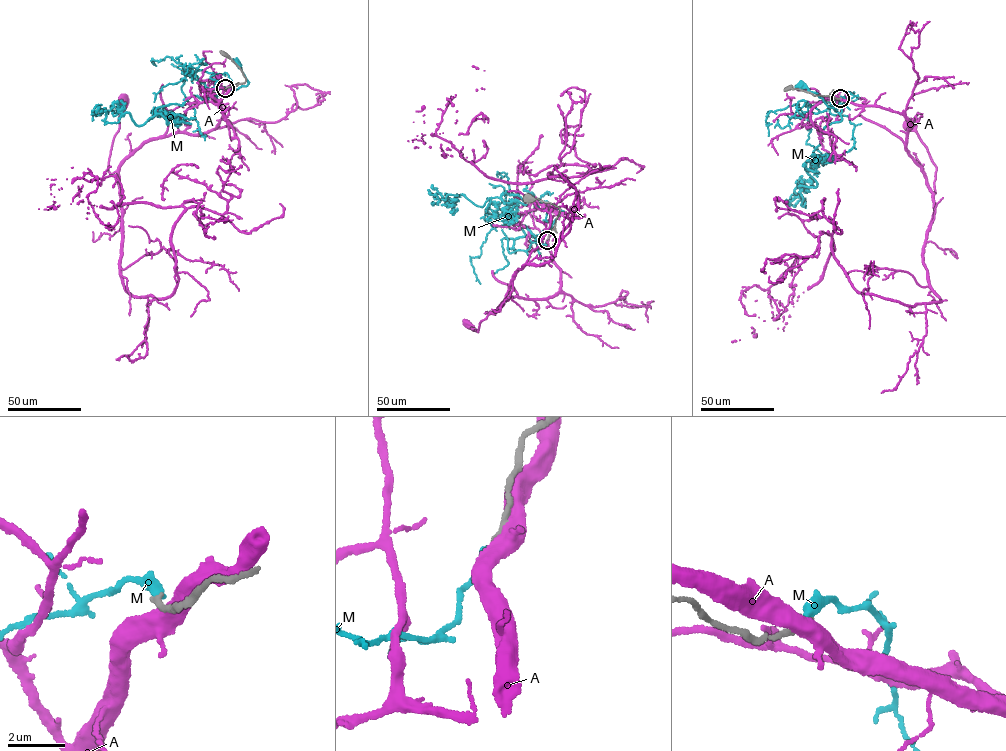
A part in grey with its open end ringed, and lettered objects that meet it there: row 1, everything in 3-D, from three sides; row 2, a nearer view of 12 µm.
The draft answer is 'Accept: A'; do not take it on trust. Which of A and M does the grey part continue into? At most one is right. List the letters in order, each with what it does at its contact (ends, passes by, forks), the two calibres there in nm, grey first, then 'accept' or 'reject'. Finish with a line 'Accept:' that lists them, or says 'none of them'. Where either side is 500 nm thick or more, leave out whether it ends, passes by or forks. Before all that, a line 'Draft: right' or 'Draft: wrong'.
Draft: wrong
A: it forks; calibres 280 and 440 nm; reject
M: it ends; calibres 240 and 440 nm; reject
Accept: none of them

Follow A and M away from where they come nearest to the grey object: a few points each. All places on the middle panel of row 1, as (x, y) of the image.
A: (548, 238), (552, 260), (560, 269), (560, 291), (547, 299), (511, 297), (482, 320), (477, 332), (467, 323)
M: (547, 239), (545, 244), (537, 244), (535, 238), (529, 235), (546, 232), (564, 212), (545, 205)

